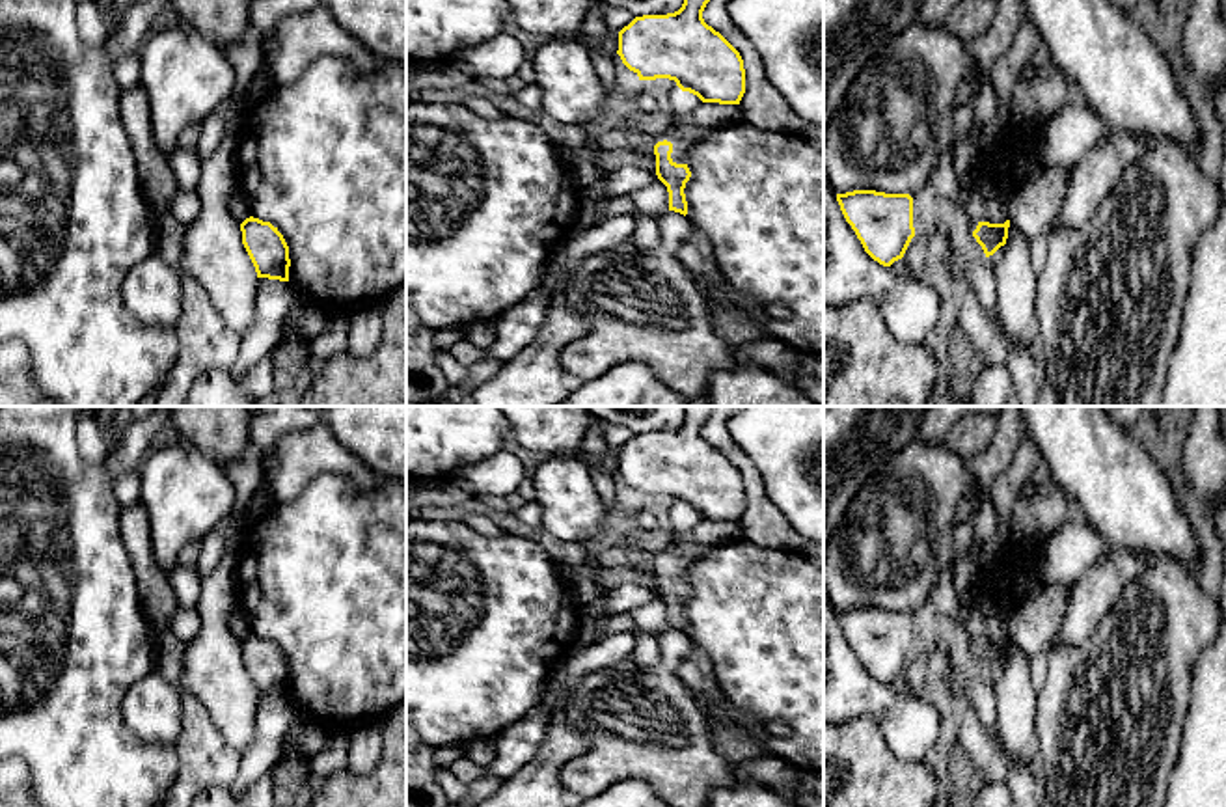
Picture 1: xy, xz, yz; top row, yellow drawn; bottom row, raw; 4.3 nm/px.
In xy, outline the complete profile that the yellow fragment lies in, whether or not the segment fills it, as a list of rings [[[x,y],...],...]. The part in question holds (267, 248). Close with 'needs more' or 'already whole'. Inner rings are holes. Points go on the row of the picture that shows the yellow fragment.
[[[250,216],[240,224],[240,231],[257,278],[289,281],[289,246],[278,227]]] | already whole

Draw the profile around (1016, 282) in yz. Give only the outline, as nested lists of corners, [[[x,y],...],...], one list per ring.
[[[1010,224],[1006,244],[989,261],[997,283],[997,313],[1008,334],[1034,335],[1038,274],[1030,267],[1030,248],[1019,227]]]

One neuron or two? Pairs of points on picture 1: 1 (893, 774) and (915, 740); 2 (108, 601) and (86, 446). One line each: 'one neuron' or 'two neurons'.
1: two neurons
2: two neurons

